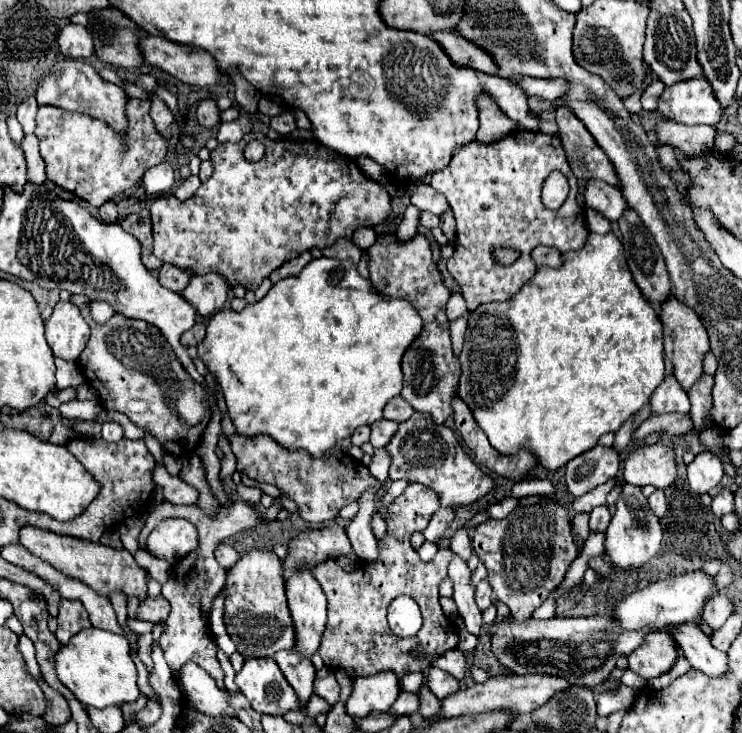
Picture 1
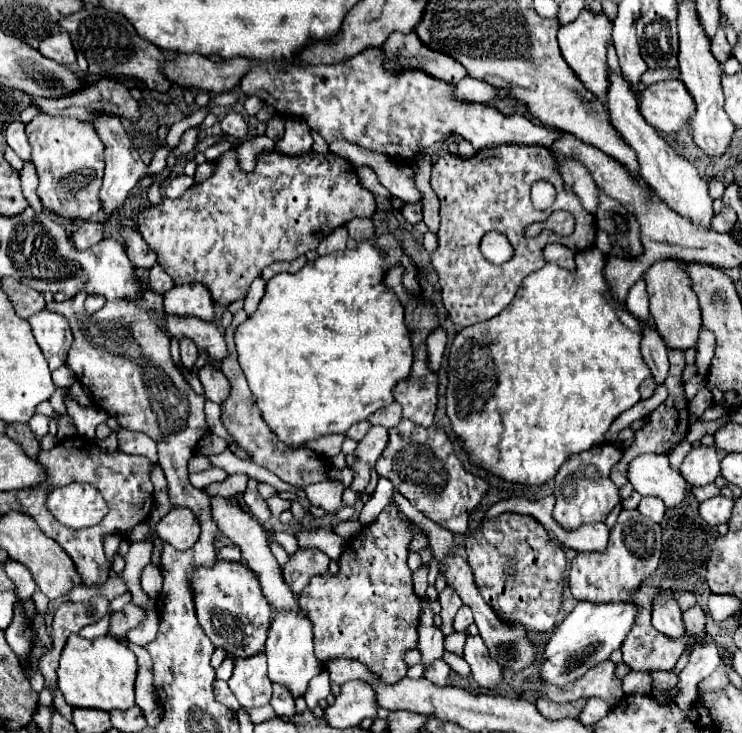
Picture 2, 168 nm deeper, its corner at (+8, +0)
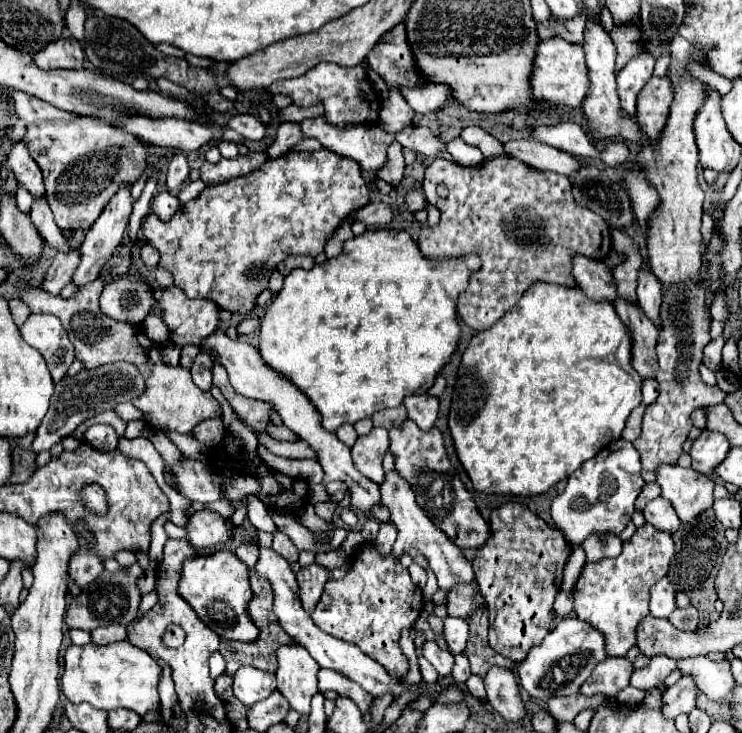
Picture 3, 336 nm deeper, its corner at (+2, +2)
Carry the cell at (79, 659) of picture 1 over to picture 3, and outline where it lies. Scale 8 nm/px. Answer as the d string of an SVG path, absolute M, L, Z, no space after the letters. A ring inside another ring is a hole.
M128 640L112 642L108 646L70 646L64 654L62 692L72 704L88 702L100 710L126 708L144 716L150 710L160 708L158 682L162 666L144 650L132 646Z

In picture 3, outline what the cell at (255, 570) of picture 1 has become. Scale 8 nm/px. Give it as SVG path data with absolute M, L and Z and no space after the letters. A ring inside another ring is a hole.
M228 550L214 552L210 556L194 556L182 564L182 578L178 582L178 594L194 608L198 618L206 622L220 638L254 642L258 638L258 628L248 614L248 602L252 600L252 590L248 582L248 568Z

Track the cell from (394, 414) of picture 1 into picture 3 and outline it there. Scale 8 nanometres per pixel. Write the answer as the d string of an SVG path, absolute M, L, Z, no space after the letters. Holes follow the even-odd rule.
M398 406L398 408L386 408L386 410L380 410L372 416L374 420L374 426L382 426L386 430L392 430L396 426L400 426L404 420L406 420L406 408L404 406Z

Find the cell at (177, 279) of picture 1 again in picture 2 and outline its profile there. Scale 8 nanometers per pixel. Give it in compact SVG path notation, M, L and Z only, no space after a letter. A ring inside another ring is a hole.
M154 264L154 268L150 270L148 284L150 284L150 290L156 292L156 294L164 294L164 292L168 292L174 286L172 278L164 272L164 268L160 264Z

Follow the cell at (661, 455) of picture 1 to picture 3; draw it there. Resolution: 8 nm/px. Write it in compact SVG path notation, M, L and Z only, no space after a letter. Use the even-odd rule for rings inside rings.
M666 464L658 468L656 482L662 488L662 496L674 504L682 522L696 520L714 504L714 480L708 474Z

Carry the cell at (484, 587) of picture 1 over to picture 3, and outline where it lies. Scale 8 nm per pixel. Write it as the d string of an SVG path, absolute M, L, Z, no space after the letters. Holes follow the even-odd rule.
M444 618L444 640L452 656L460 654L466 648L468 622L464 622L464 618Z

